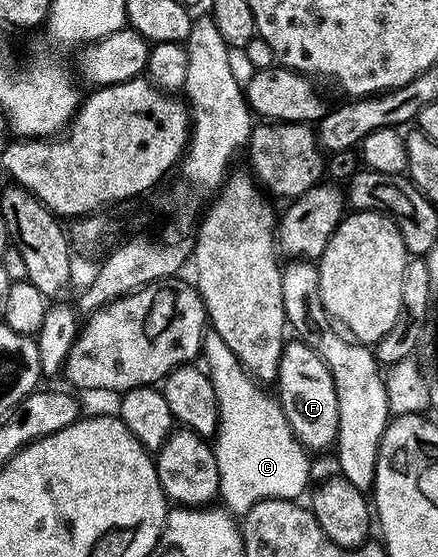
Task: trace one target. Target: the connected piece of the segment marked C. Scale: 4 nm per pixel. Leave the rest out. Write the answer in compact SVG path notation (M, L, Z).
M216 333L206 335L204 362L205 358L219 404L219 426L212 447L219 464L220 498L226 501L225 509L235 516L246 516L256 504L273 498L285 502L301 499L301 494L311 489L311 455L292 432L281 401L262 391L265 389L246 373L232 348Z

